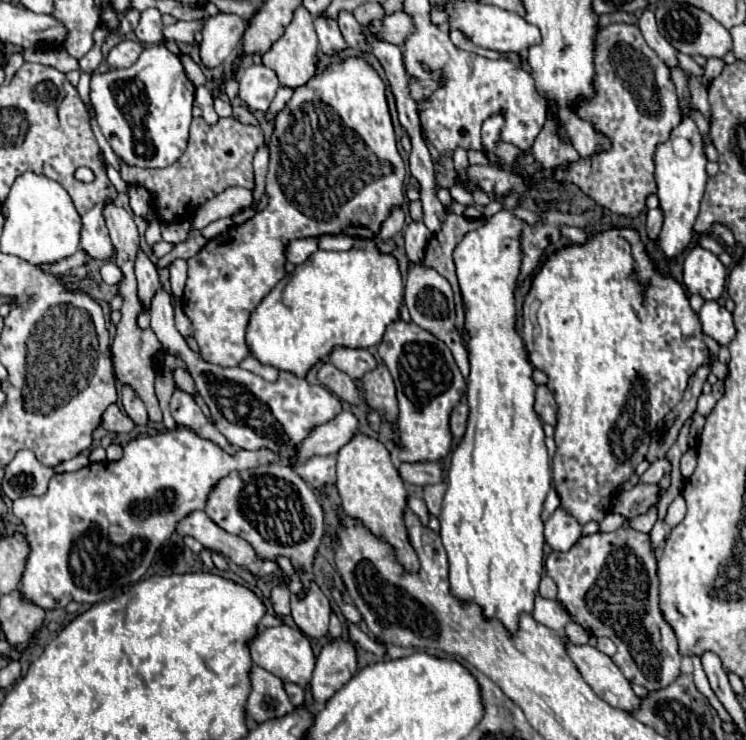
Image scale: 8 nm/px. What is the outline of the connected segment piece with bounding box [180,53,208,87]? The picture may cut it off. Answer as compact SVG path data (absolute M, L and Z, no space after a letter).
M184 53L180 55L180 59L182 59L182 65L184 65L184 69L186 69L188 79L190 79L196 87L208 83L208 75L206 75L206 71L204 71L204 67L202 67L200 63L196 63L190 55L184 55Z

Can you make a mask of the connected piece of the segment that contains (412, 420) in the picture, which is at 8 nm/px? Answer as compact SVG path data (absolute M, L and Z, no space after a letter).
M398 319L386 327L384 339L378 345L378 353L396 383L396 395L400 405L398 435L402 443L398 459L416 463L446 457L452 449L448 417L452 407L466 391L466 381L456 367L450 349L432 333L418 327L414 321L406 323Z

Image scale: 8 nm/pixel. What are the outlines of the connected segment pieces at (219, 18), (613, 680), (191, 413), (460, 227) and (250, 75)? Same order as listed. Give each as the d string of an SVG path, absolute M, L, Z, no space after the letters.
M218 13L216 17L208 17L202 29L204 41L200 43L200 59L206 67L216 67L230 59L242 41L246 31L246 23L242 17L232 13Z
M562 635L562 639L570 661L576 665L582 679L592 687L592 691L600 699L628 713L638 707L640 699L632 691L630 681L618 671L618 667L608 655L604 655L592 645L574 645L566 639L566 635Z
M176 389L170 399L170 413L176 423L186 425L192 431L198 431L198 435L206 435L206 439L214 439L214 443L218 443L220 447L226 447L226 451L234 453L230 443L224 439L224 435L220 435L218 429L210 423L210 419L204 417L204 413L200 411L200 407L196 405L196 401L190 393Z
M446 211L444 217L446 219L444 219L444 225L442 225L442 231L436 233L430 239L428 247L426 247L424 263L428 267L434 267L452 285L456 311L456 327L458 327L460 335L464 337L464 341L468 341L468 335L464 333L464 327L462 327L462 323L464 323L464 311L462 311L462 299L460 299L457 276L454 275L452 251L462 241L462 235L466 235L466 231L472 231L474 227L480 227L484 221L482 219L466 219L466 217L456 215L452 211Z
M262 65L246 67L240 73L238 83L240 83L238 95L246 101L250 109L256 109L256 111L266 111L280 87L278 75Z

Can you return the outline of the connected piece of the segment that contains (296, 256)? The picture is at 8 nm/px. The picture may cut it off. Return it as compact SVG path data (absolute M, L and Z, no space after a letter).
M304 237L304 239L294 239L286 245L286 261L300 265L304 263L314 251L318 251L318 241L320 237Z

